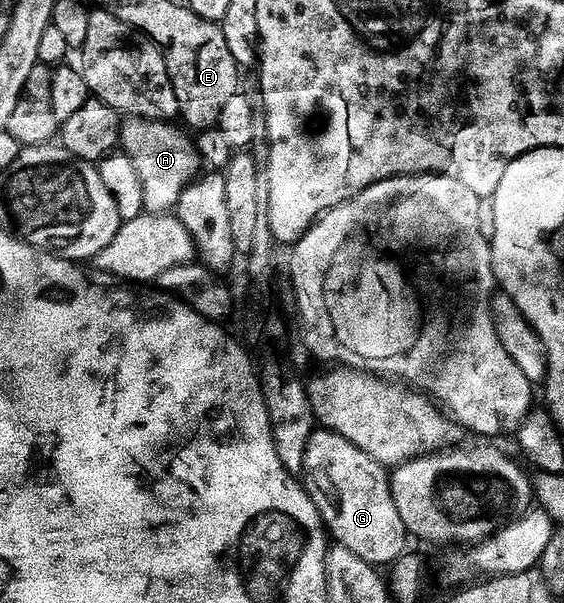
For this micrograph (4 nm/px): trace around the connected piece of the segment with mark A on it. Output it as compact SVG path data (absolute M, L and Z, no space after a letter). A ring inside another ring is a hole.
M122 108L117 114L115 145L130 165L139 173L143 185L143 205L149 213L169 213L177 206L179 193L186 183L206 166L196 142L196 132L182 121L155 119L133 108ZM201 167L201 168L200 168Z

